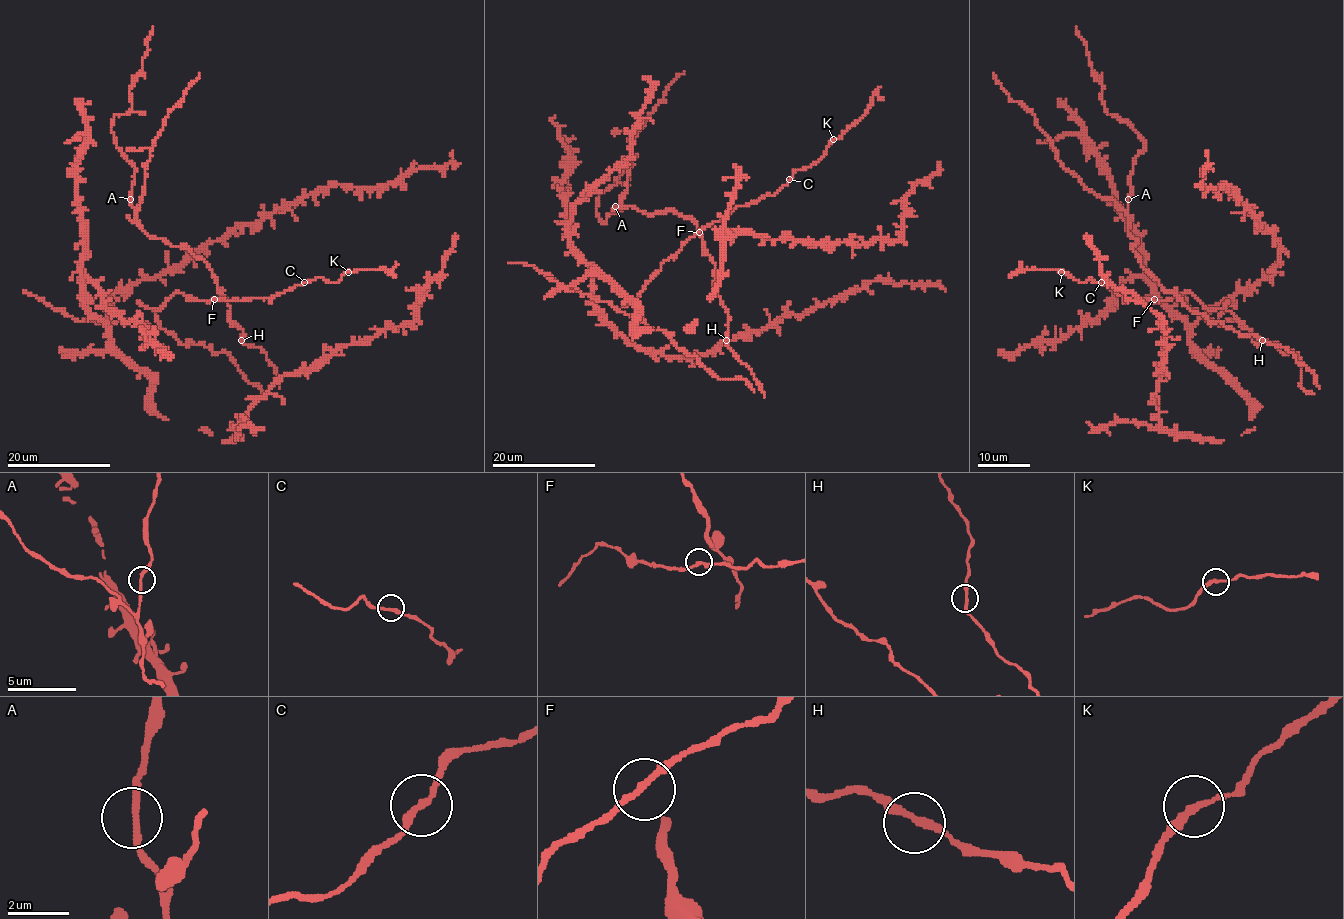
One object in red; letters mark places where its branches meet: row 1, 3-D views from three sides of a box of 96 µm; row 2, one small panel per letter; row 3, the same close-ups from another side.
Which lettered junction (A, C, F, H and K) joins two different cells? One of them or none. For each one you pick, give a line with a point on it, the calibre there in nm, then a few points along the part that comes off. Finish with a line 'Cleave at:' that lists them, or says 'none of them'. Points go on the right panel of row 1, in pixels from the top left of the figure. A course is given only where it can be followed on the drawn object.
Cleave at: none of them

